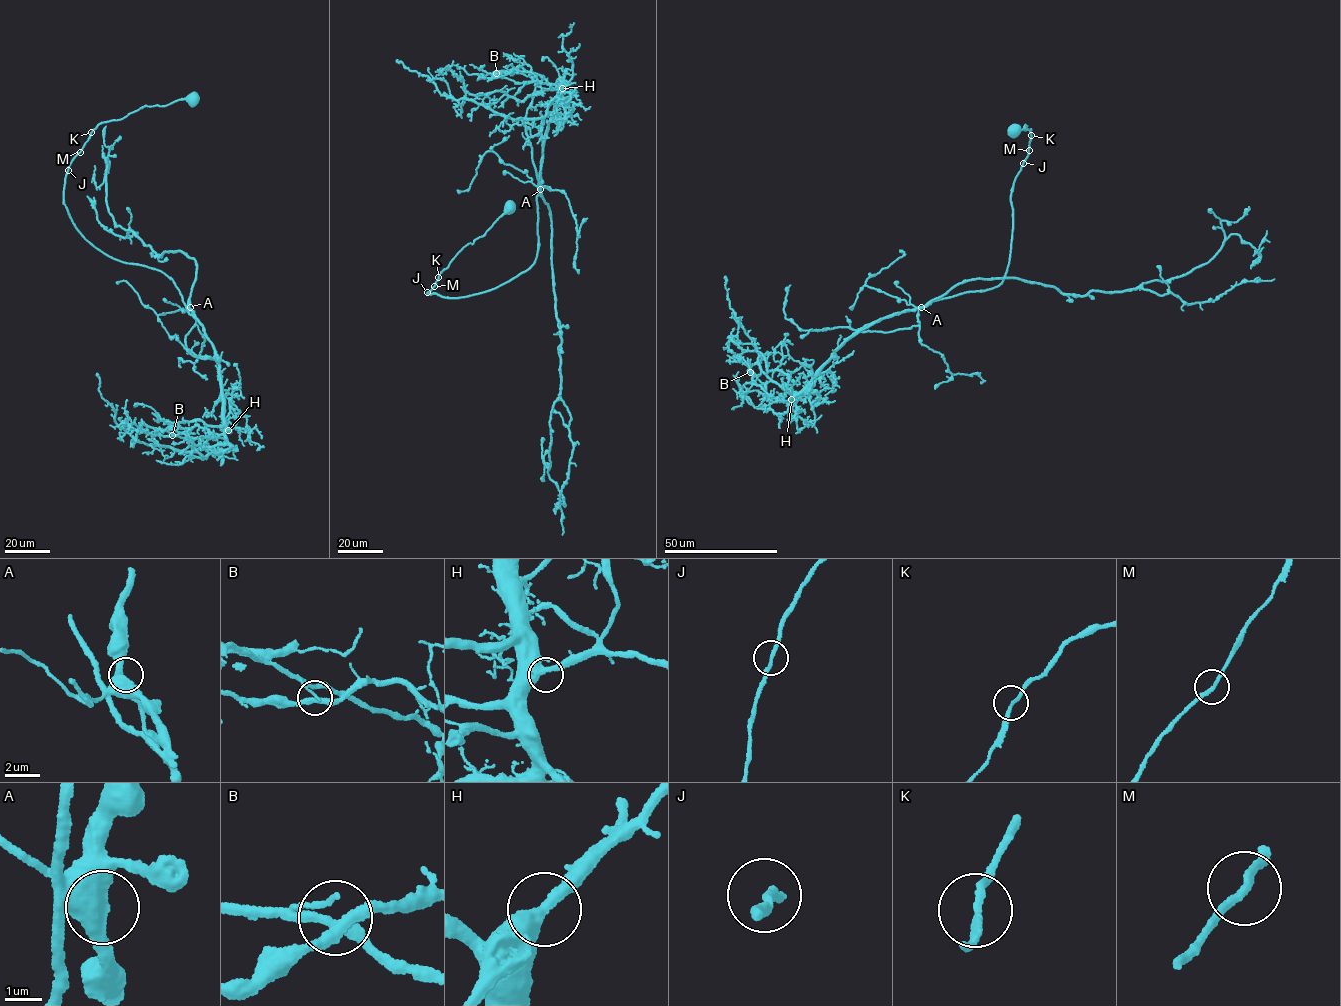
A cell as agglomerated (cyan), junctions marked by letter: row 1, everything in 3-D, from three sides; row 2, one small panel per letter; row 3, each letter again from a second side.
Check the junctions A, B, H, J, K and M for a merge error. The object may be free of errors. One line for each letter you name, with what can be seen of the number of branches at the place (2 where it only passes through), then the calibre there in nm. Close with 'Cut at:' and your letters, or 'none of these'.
Cut at: none of these

